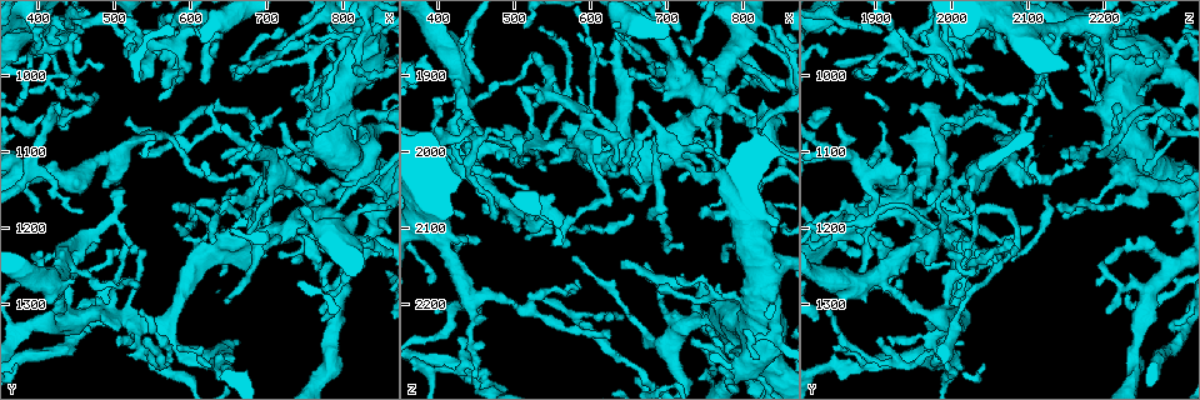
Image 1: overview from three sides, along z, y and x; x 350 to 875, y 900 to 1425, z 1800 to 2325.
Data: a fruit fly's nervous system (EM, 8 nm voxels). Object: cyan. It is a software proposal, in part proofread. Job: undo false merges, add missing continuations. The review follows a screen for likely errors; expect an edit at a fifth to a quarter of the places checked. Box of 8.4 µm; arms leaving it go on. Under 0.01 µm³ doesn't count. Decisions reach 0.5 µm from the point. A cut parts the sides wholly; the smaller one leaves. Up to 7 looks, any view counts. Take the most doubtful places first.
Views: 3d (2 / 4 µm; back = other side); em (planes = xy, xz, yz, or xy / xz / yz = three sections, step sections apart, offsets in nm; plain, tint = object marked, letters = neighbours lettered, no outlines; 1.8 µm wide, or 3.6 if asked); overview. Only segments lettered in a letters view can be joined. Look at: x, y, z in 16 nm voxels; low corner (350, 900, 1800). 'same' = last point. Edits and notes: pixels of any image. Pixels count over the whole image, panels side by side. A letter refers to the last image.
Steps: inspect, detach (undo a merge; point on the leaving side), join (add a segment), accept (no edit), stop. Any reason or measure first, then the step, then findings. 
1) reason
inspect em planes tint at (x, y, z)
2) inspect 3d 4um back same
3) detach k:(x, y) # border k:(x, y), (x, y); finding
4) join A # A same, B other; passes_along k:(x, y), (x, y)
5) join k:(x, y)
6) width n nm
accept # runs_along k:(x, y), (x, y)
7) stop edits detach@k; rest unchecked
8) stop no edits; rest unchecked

branch stops here
inspect em xy step 8 letters at (545, 975, 2010)

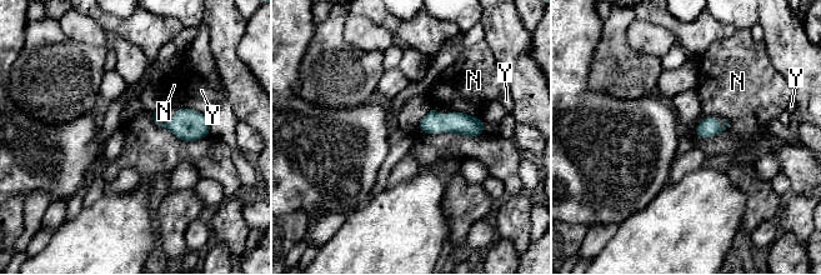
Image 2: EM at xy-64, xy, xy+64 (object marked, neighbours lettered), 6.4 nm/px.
longest_contact N 200 nm
accept # N other, Y other; border 2:(720, 118), (705, 116), (692, 133); none of them fits

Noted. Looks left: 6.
arms part here
inspect 3d 2um at (815, 1055, 2045)

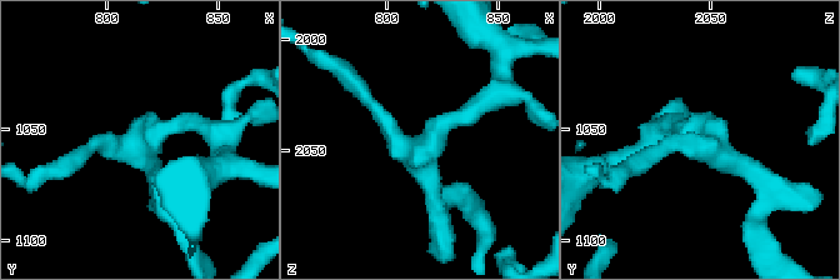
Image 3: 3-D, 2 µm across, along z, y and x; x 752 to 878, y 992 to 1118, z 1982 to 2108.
arms 3; shape alone is not enough
inspect em planes letters at (814, 1058, 2051)

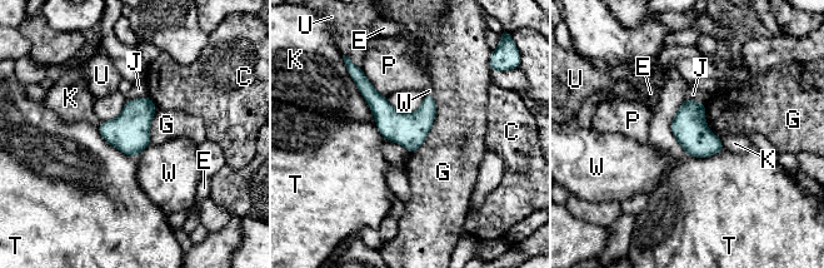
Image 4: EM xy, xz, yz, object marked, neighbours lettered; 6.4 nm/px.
width 220 nm
accept # C other, E other, G other, J other, K other, P other, T other, U other, W other; border 4:(348, 72), (375, 122); all the same neuron

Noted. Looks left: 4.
tapers out
inspect 3d 2um at (405, 1235, 1995)

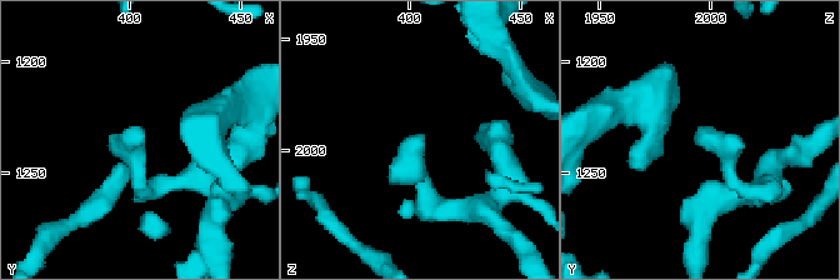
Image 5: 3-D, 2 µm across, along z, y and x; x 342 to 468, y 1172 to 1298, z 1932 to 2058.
inspect em planes letters at (405, 1231, 1994)

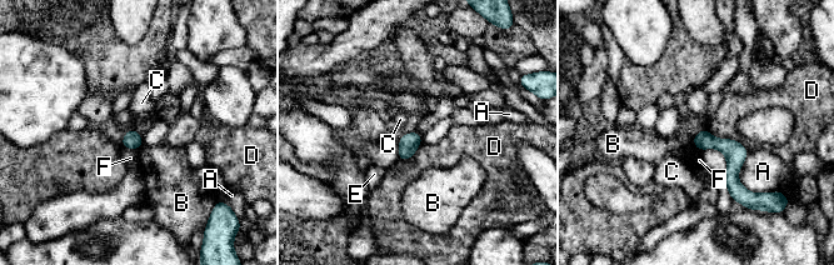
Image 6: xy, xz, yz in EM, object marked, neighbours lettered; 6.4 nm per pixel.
accept # A other, B other, C other, D other, E other, F other; border 6:(692, 140), (699, 150); none of them fits

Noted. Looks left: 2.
stop no edits; rest unchecked

